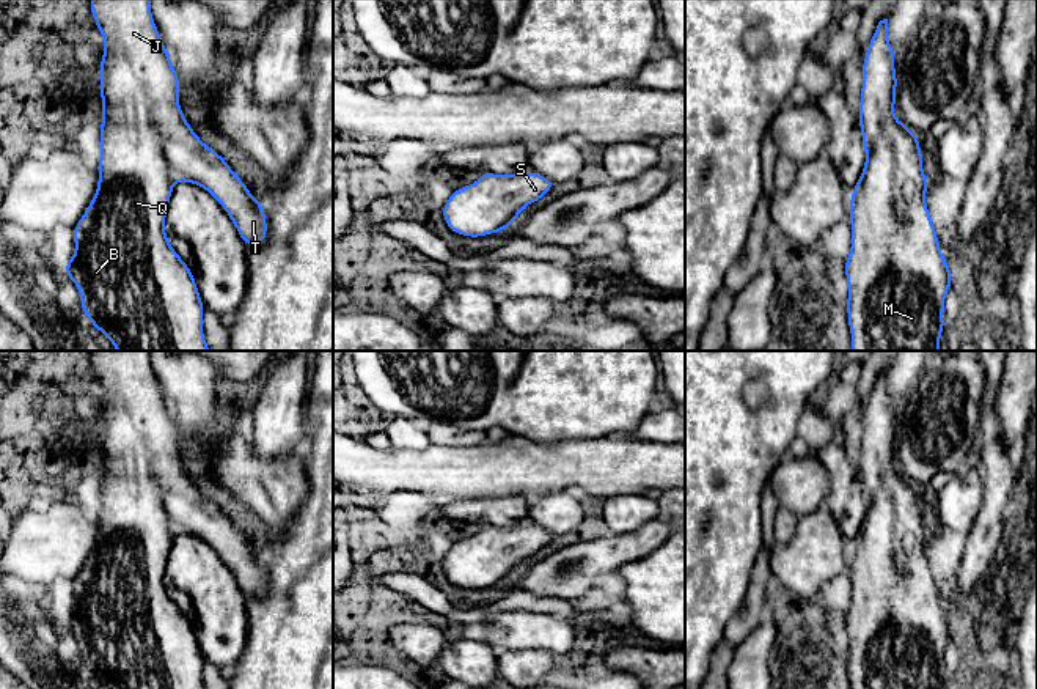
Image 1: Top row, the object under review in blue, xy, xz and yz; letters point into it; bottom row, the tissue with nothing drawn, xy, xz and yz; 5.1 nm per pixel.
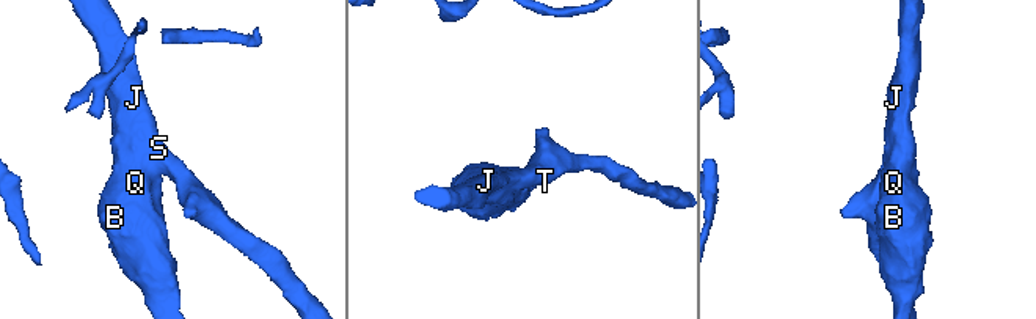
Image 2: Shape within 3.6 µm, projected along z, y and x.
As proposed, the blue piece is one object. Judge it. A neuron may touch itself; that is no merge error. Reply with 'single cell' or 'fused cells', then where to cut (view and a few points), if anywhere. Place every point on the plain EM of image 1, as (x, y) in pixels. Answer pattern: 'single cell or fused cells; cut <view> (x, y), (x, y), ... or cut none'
single cell; cut none

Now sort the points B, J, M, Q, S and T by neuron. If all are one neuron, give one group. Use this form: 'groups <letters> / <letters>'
groups B J M Q S T

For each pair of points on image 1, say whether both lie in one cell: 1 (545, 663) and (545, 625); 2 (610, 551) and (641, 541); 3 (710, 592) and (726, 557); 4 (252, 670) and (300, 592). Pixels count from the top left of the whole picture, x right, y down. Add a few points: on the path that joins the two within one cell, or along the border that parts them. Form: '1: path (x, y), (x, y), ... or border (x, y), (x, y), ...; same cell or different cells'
1: border (508, 650), (547, 648), (553, 655); different cells
2: path (618, 549), (633, 545); same cell
3: path (710, 584), (710, 573), (718, 565); same cell
4: path (271, 652), (300, 622), (300, 611); same cell

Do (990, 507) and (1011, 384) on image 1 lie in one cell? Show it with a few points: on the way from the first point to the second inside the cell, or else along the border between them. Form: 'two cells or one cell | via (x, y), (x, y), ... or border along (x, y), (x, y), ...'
one cell | via (1000, 477), (1000, 466), (1012, 447), (1012, 414)

